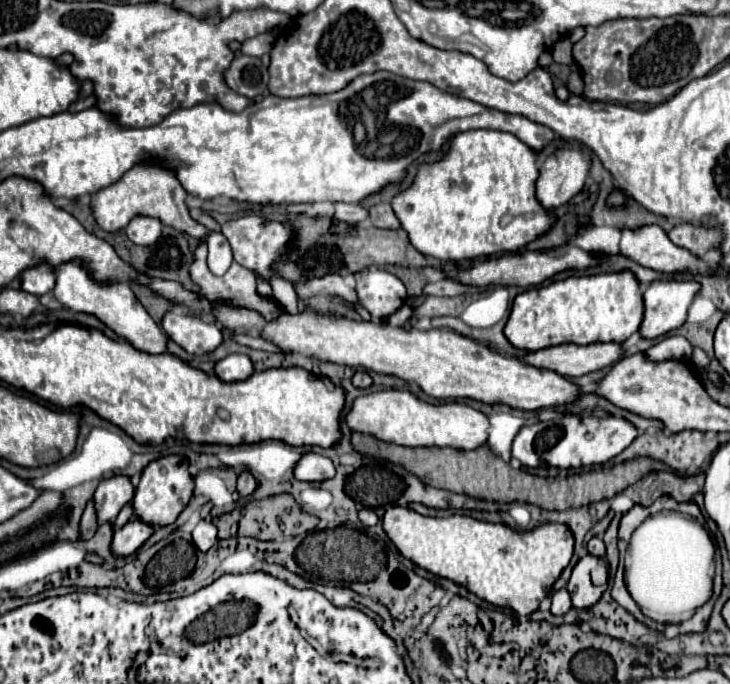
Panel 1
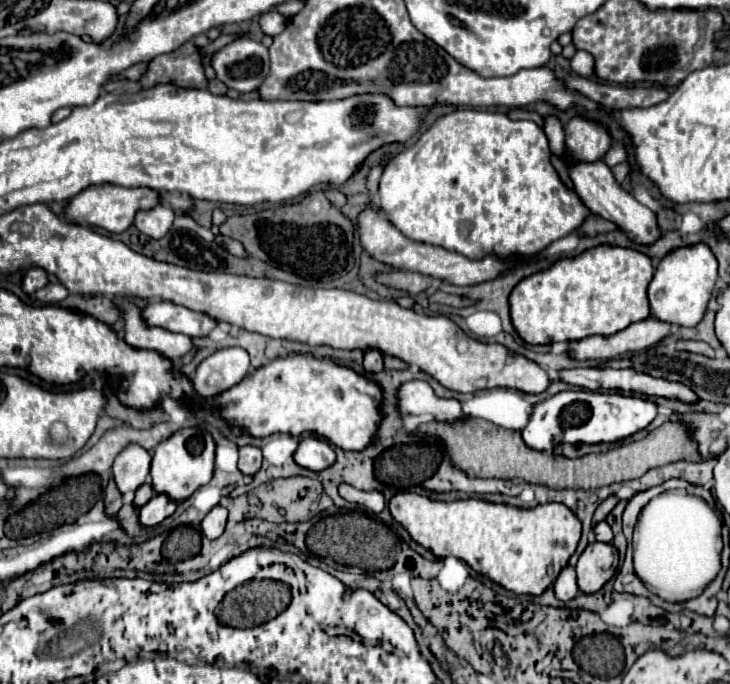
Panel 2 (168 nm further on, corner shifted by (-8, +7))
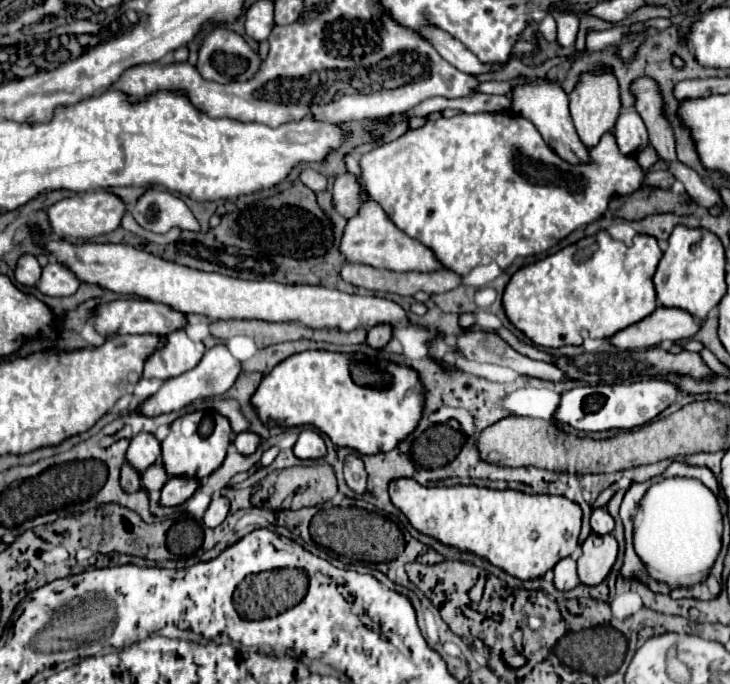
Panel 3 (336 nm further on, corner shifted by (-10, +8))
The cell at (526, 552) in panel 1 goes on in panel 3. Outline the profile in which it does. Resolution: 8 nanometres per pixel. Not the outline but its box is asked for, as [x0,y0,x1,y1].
[390,478,582,580]

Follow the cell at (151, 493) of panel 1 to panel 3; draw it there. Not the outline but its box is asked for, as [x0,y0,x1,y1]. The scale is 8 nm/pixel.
[162,410,230,480]

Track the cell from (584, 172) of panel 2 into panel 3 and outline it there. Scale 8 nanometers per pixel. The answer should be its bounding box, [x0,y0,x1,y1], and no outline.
[512,80,590,164]

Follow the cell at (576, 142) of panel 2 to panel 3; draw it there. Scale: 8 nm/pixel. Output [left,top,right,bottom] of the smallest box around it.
[570,72,620,148]

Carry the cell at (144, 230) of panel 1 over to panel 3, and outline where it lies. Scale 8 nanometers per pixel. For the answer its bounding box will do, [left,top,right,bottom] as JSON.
[132,190,200,234]

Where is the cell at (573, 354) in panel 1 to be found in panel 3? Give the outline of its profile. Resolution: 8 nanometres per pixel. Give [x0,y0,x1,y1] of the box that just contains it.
[610,308,698,350]

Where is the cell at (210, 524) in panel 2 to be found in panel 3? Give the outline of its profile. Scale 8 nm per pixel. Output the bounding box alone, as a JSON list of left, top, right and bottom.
[204,496,230,528]

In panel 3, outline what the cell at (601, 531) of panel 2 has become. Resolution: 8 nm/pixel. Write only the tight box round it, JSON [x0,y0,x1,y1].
[590,508,614,536]

